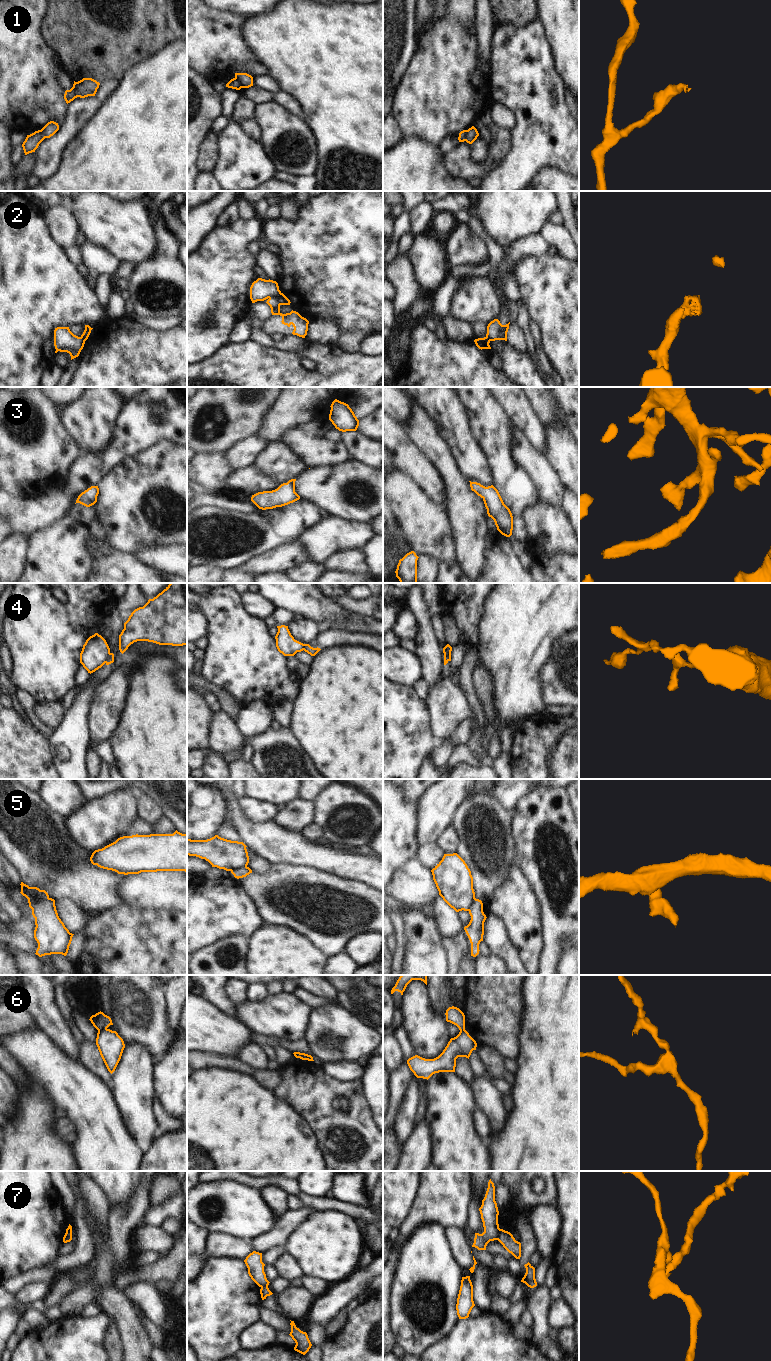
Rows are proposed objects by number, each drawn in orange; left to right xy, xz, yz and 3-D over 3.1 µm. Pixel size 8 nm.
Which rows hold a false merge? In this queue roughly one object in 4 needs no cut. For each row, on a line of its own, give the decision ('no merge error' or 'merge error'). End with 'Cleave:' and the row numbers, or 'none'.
1: merge error
2: merge error
3: no merge error
4: merge error
5: merge error
6: merge error
7: merge error
Cleave: 1, 2, 4, 5, 6, 7

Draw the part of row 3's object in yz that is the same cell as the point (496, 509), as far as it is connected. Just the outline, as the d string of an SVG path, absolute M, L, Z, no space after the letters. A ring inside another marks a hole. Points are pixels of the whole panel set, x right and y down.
M469 482L471 490L483 499L487 514L494 520L497 530L502 535L510 537L513 530L513 516L498 490L493 485L485 487L477 482Z

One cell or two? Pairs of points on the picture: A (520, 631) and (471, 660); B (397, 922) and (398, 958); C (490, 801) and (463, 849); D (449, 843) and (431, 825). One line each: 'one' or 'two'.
A: two
B: one
C: one
D: two

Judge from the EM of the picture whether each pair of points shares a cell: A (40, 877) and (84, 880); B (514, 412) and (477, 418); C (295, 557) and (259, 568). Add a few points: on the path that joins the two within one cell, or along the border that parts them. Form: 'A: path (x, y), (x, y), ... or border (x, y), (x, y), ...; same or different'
A: path (51, 877), (73, 877); same
B: border (492, 397), (514, 428); different
C: path (286, 557), (268, 562); same

